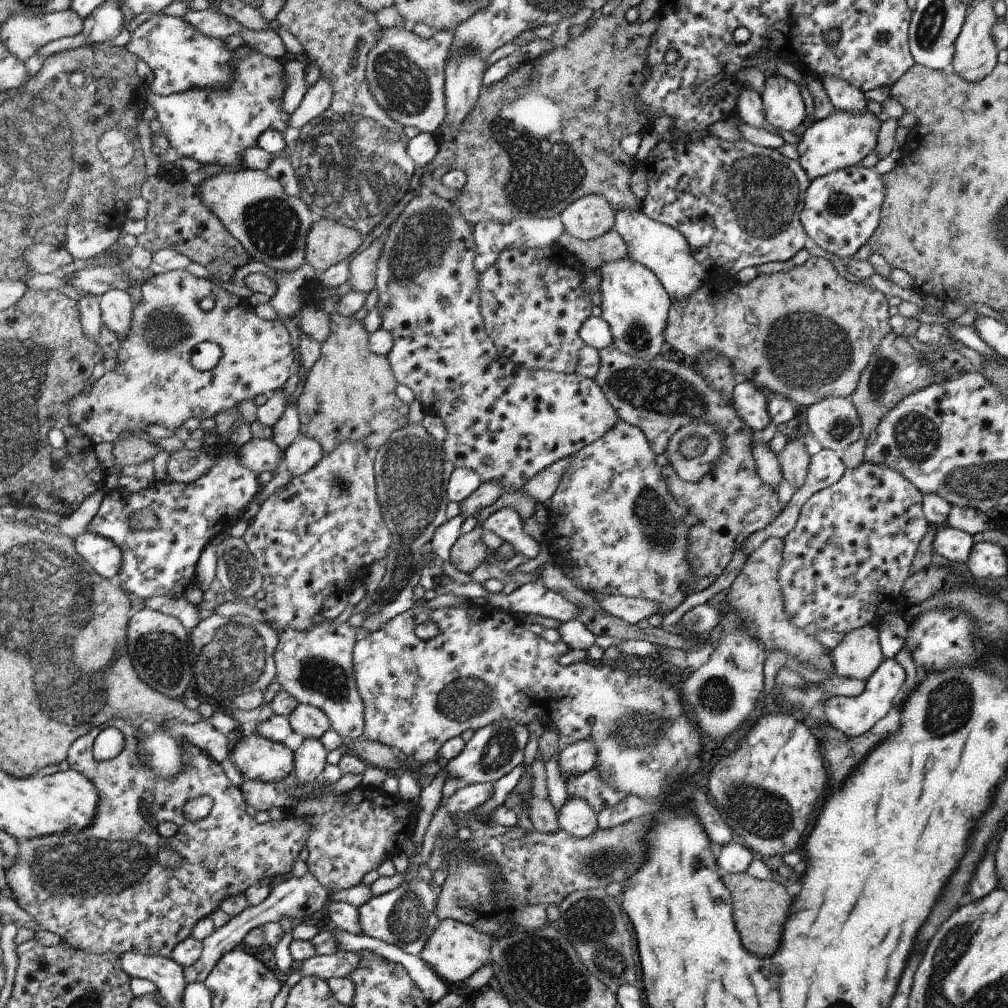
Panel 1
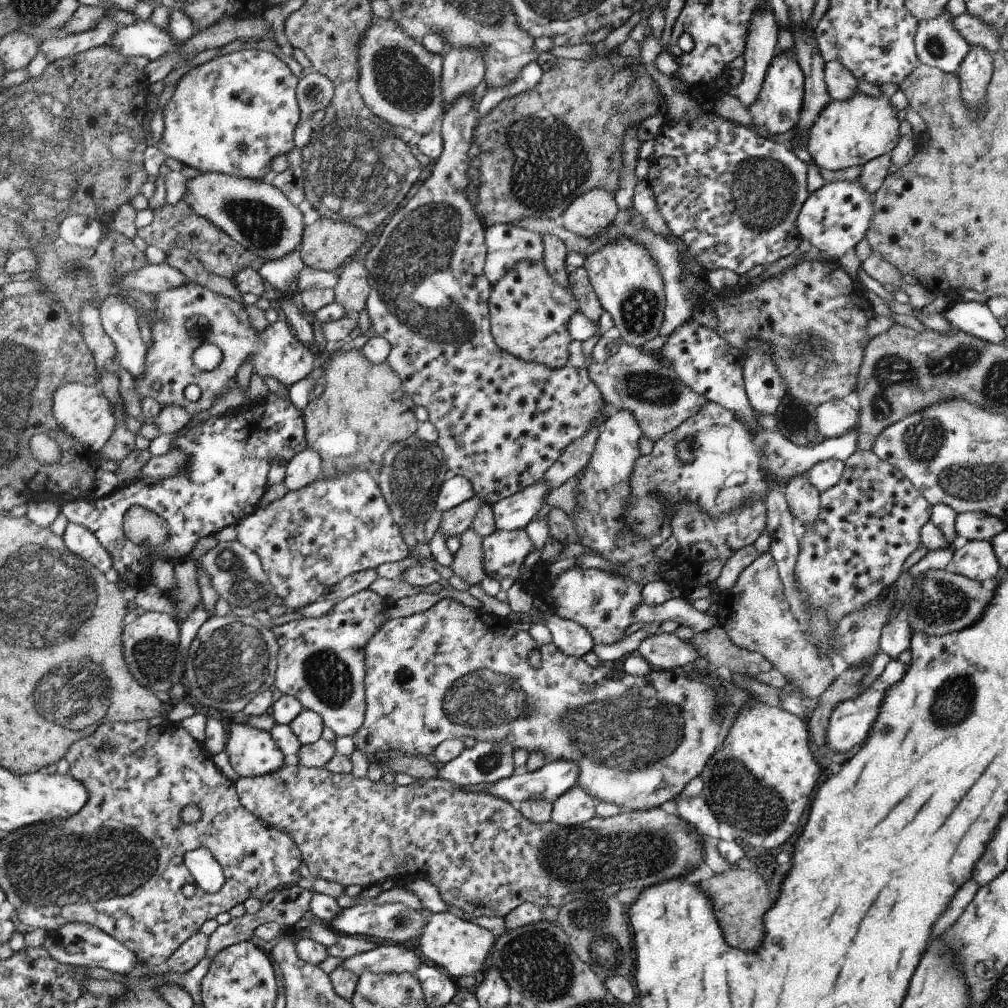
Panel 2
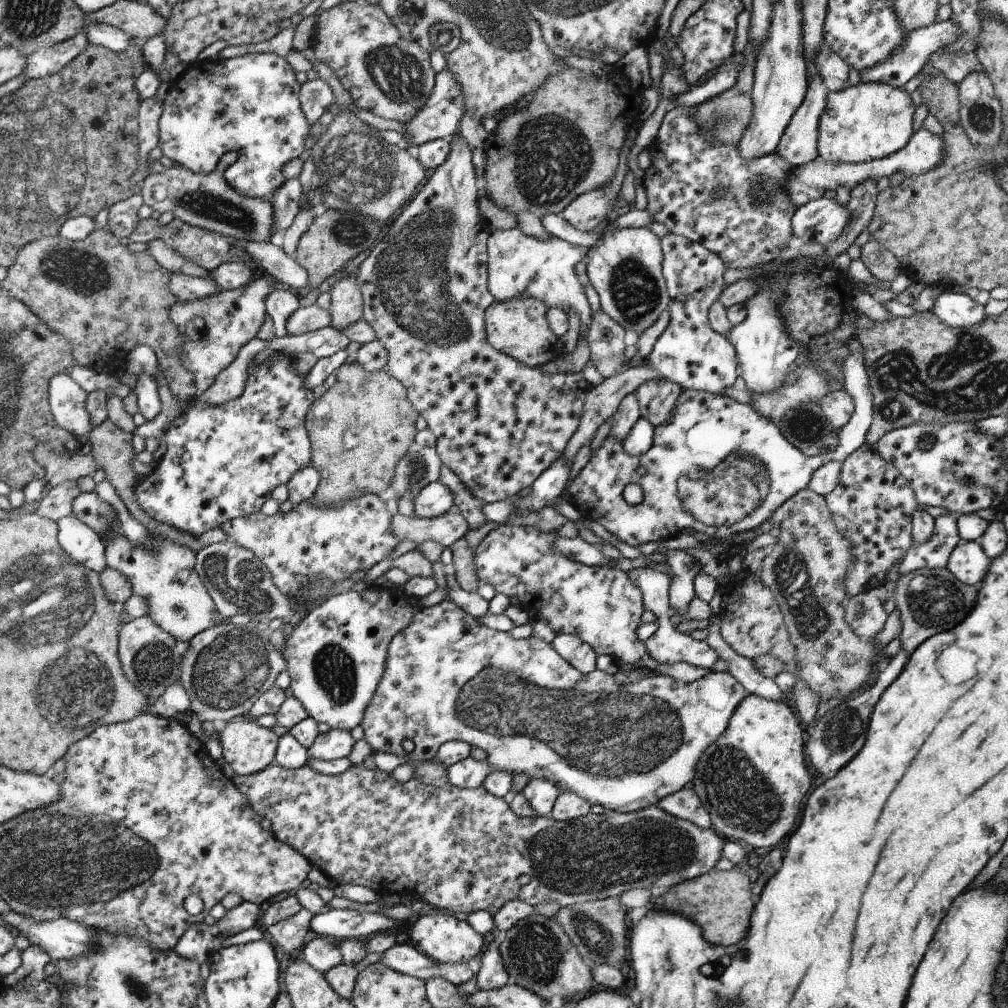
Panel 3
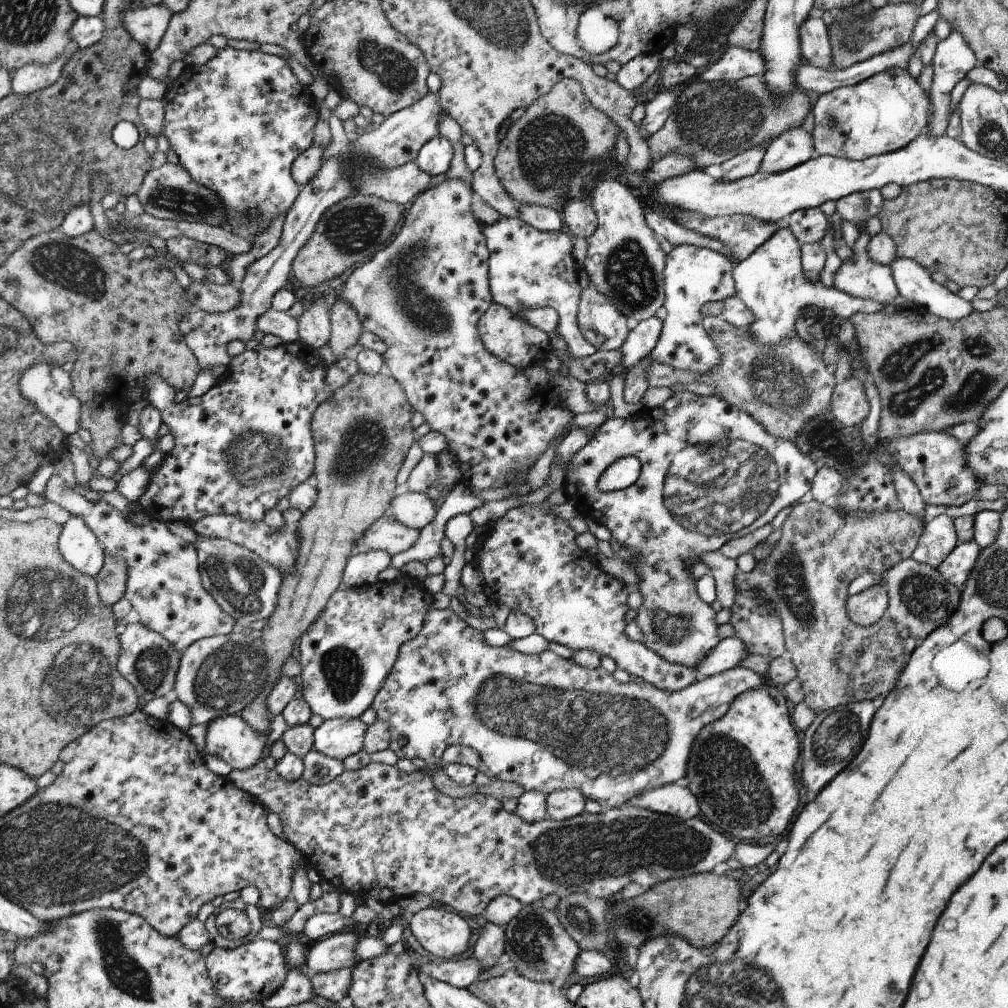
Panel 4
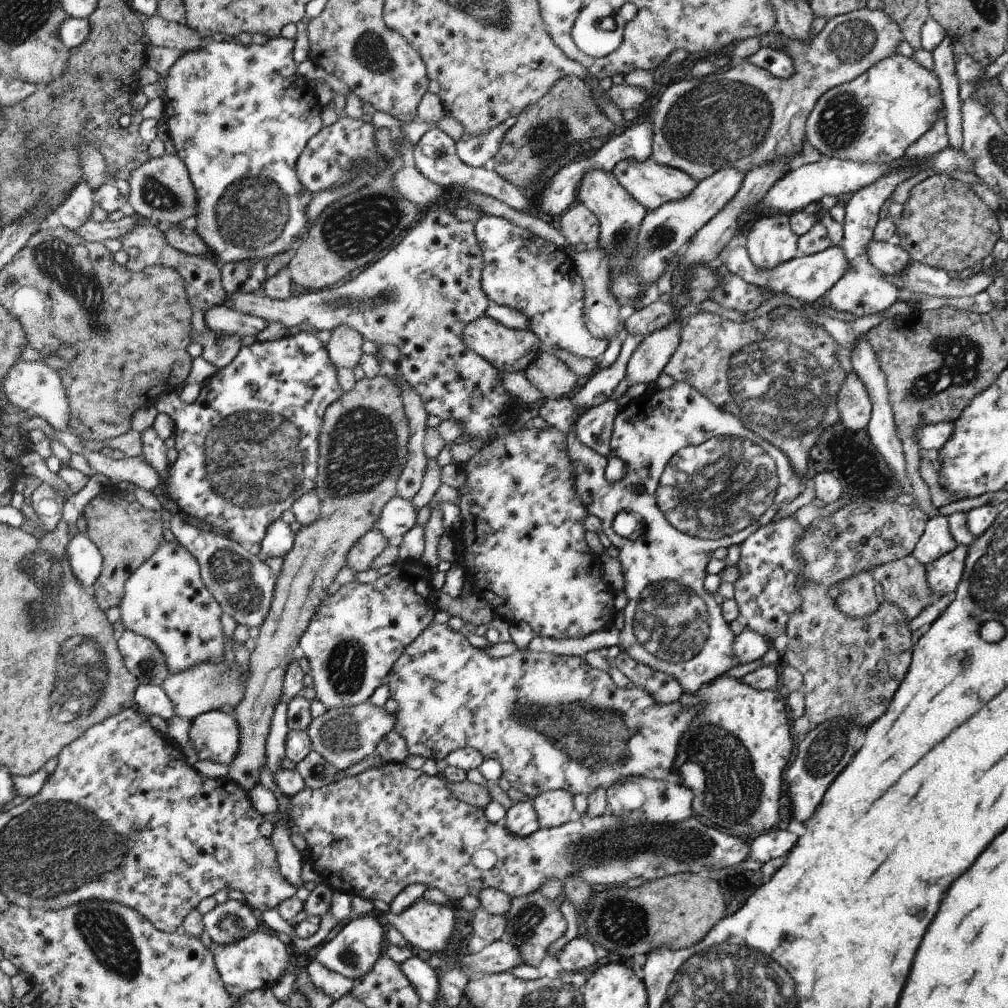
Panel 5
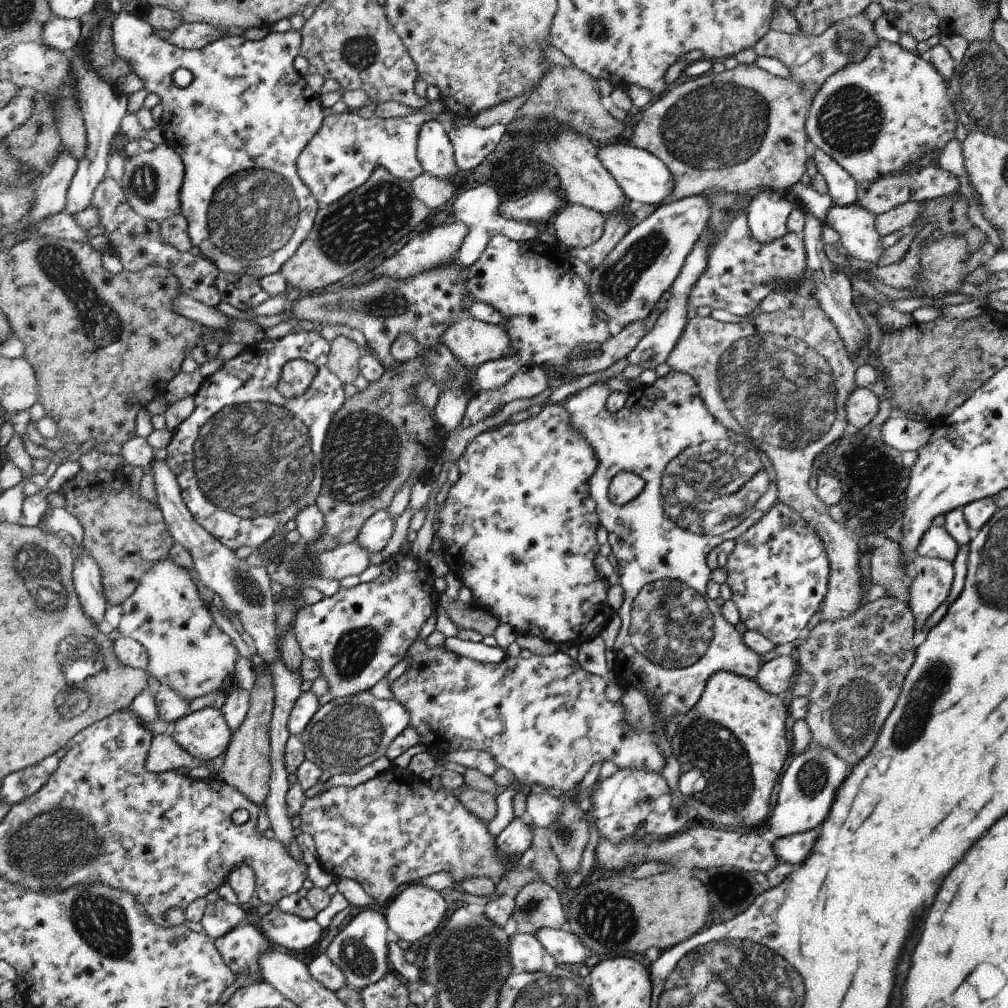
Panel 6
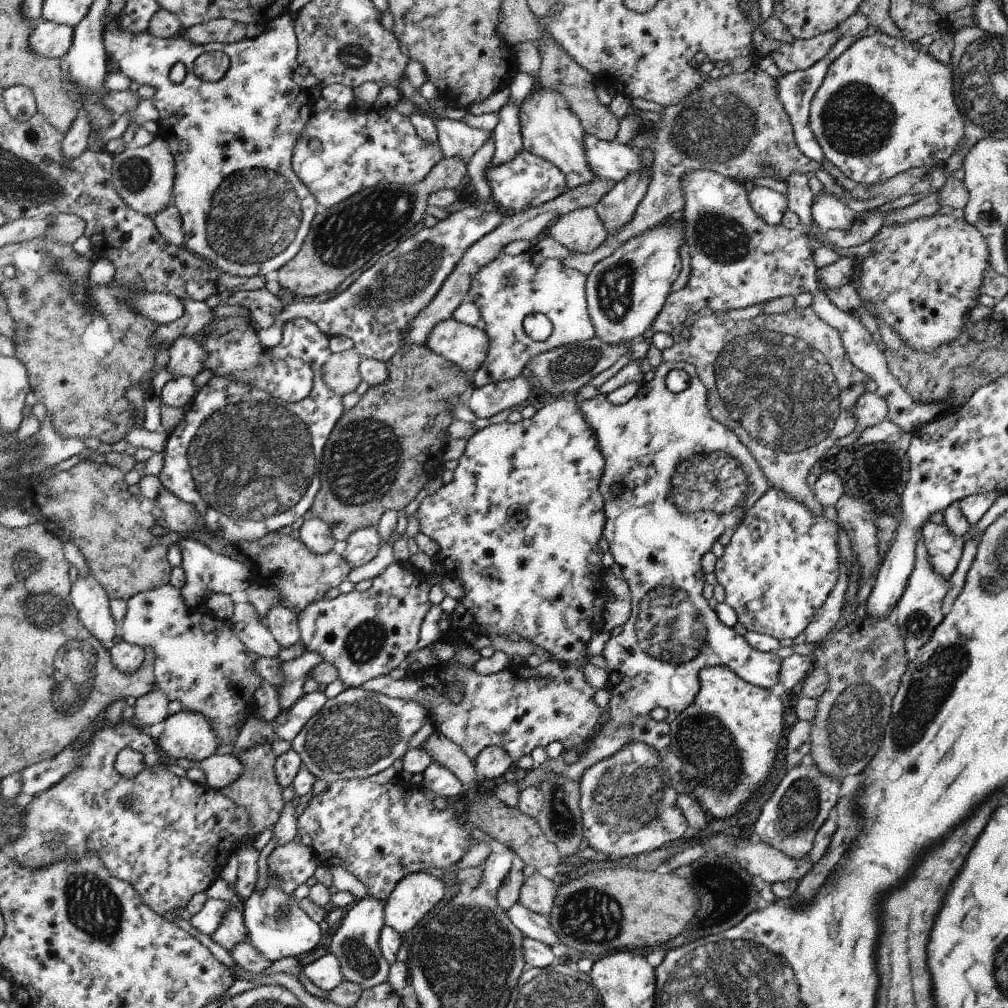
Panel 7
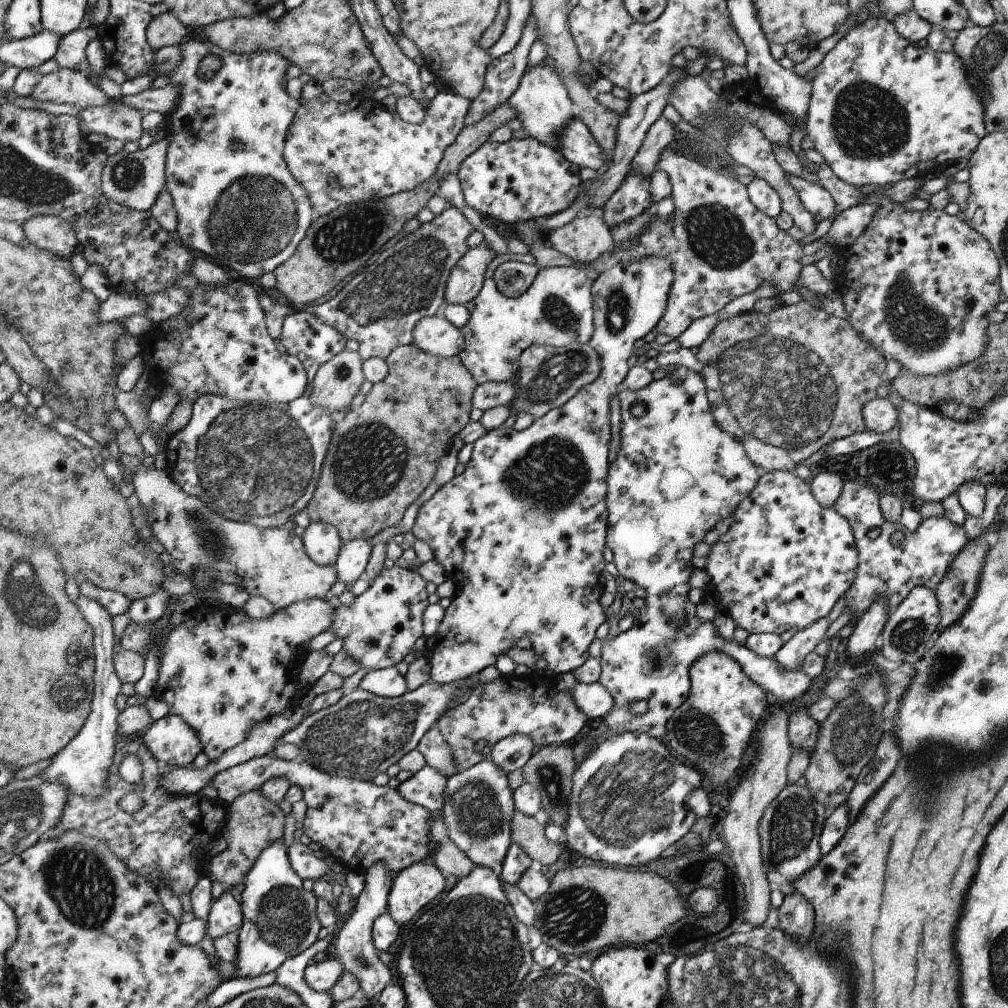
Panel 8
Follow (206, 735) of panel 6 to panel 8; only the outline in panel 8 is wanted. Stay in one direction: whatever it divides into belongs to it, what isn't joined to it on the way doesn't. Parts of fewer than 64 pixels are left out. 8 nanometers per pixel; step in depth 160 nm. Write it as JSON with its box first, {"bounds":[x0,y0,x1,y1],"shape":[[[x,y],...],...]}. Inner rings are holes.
{"bounds":[142,714,203,768],"shape":[[[169,714],[154,722],[142,736],[142,742],[158,761],[166,762],[171,768],[193,765],[195,758],[203,752],[196,730],[178,714]]]}

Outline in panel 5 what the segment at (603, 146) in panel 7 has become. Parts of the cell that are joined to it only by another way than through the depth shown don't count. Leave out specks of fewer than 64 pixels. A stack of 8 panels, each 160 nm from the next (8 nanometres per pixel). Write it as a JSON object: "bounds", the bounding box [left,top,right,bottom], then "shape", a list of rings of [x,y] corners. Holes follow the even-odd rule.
{"bounds":[612,157,698,211],"shape":[[[648,157],[642,162],[637,161],[635,158],[619,160],[612,171],[631,195],[650,211],[662,206],[665,202],[687,197],[698,184],[689,174],[682,172],[680,169],[656,162],[652,157]]]}

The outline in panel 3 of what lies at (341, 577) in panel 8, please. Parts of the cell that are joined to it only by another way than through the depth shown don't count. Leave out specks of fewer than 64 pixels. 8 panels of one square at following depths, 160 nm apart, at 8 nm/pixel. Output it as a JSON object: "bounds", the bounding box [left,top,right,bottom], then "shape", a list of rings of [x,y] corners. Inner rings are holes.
{"bounds":[414,482,455,519],"shape":[[[441,482],[425,486],[414,499],[416,517],[433,519],[446,514],[455,504],[455,495]]]}

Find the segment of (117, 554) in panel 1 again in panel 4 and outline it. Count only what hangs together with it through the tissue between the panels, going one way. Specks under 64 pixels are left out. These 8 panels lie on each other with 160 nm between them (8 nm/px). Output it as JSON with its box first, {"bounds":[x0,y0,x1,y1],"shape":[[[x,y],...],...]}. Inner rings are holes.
{"bounds":[59,516,104,578],"shape":[[[71,516],[63,524],[59,550],[68,564],[83,575],[95,578],[102,570],[104,548],[82,517]]]}

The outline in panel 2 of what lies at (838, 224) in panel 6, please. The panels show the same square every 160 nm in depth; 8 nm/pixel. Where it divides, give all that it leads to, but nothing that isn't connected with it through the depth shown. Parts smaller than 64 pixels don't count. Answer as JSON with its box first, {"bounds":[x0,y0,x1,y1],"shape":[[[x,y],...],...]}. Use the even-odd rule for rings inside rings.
{"bounds":[941,302,1006,343],"shape":[[[956,302],[941,314],[956,331],[964,331],[991,343],[1006,343],[1004,325],[992,314],[987,303]]]}

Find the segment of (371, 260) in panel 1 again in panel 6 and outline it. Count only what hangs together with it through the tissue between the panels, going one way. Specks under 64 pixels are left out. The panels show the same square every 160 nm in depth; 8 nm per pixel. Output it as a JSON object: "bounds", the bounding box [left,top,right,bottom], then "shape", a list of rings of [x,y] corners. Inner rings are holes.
{"bounds":[327,335,362,385],"shape":[[[338,335],[331,345],[330,360],[327,365],[332,374],[335,374],[340,382],[346,385],[352,385],[359,375],[360,351],[362,348],[355,341]]]}

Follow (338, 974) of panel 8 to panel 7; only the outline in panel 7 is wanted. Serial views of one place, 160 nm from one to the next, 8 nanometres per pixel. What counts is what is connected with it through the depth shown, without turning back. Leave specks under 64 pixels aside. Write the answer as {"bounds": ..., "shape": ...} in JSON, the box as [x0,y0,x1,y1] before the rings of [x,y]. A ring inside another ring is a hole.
{"bounds":[303,952,345,992],"shape":[[[330,952],[307,964],[303,967],[303,971],[318,988],[326,990],[326,992],[335,989],[345,979],[339,958],[336,958],[336,955]]]}

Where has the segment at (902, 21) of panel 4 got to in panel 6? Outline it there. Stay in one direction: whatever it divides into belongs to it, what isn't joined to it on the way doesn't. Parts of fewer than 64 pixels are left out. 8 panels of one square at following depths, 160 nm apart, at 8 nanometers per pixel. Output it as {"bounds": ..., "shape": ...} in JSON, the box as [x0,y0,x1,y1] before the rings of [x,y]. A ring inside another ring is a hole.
{"bounds":[630,14,880,222],"shape":[[[860,14],[838,21],[819,35],[769,30],[753,46],[754,52],[758,57],[776,56],[780,59],[791,72],[791,76],[787,79],[738,63],[735,68],[718,74],[710,72],[697,78],[683,77],[670,86],[664,97],[654,99],[654,104],[643,112],[642,119],[632,132],[630,144],[657,156],[670,169],[673,187],[670,194],[659,203],[636,205],[634,208],[636,222],[642,222],[650,217],[662,205],[706,194],[711,190],[755,193],[761,189],[768,189],[788,194],[790,187],[800,181],[806,172],[806,160],[808,160],[806,142],[809,138],[805,122],[814,95],[831,74],[844,68],[849,62],[863,59],[880,40],[874,32],[873,24],[864,17],[864,14]],[[782,138],[794,144],[792,152],[778,150],[776,144]]]}

